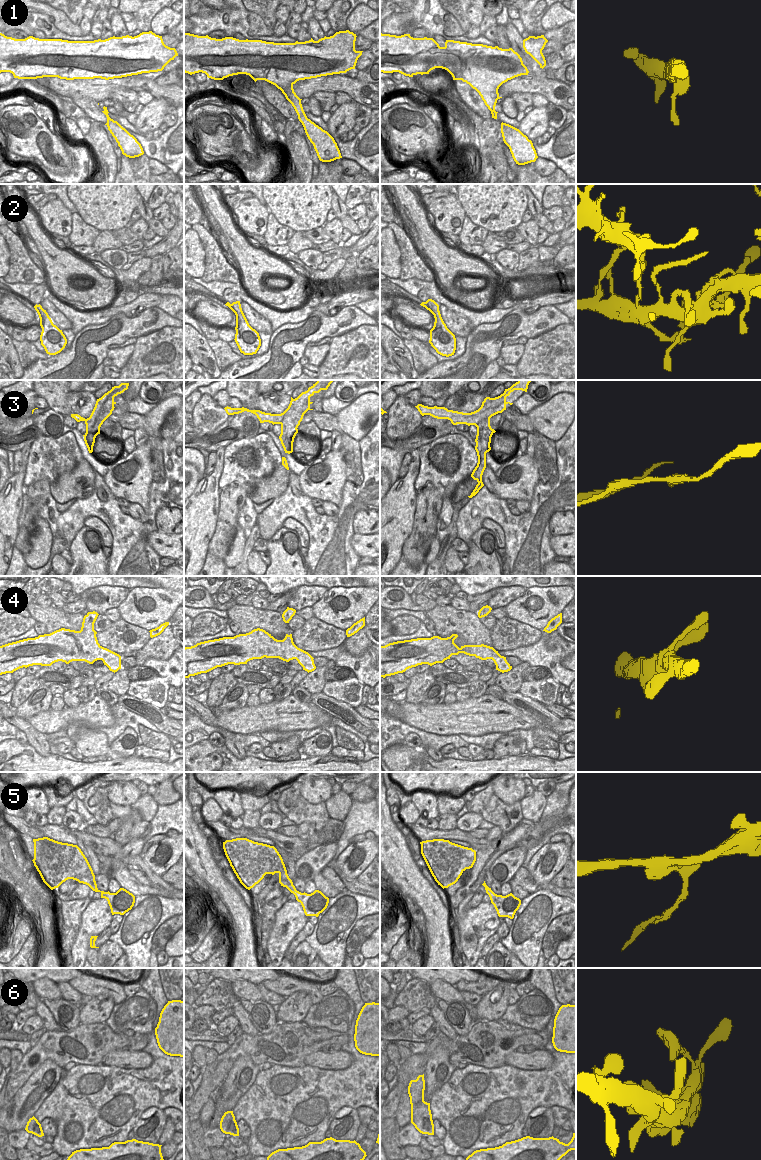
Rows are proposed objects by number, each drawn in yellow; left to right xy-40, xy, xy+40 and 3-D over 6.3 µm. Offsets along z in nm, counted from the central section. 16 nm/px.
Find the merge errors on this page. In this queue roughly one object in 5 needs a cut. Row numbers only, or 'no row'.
3, 5

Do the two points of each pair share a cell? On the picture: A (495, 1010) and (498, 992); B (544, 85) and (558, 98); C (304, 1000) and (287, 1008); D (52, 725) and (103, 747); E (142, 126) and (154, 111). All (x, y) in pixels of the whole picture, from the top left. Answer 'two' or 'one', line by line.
A: one
B: one
C: one
D: two
E: one

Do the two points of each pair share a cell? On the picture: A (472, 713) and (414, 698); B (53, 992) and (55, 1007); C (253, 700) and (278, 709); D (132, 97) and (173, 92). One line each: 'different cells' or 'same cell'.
A: different cells
B: different cells
C: different cells
D: different cells

